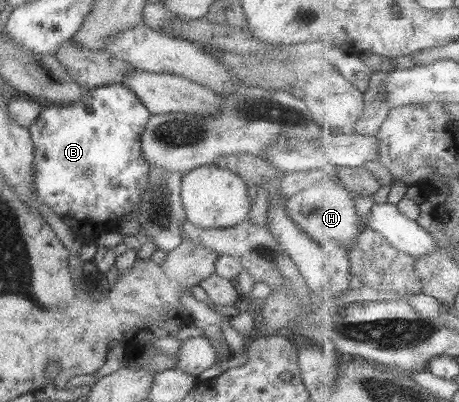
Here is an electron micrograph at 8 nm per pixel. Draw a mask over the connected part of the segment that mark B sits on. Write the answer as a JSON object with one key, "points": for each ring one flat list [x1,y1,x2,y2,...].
{"points":[[122,83,108,84,86,91,84,98,75,104,45,104,43,112,38,119,27,129,34,146,34,163,33,163,33,184,37,190,37,194,44,200,45,206,53,210,70,228,71,232,78,237,84,239,85,236,95,241,104,232,113,232,119,230,119,221,125,214,130,214,136,210,142,195,146,191,147,179,150,175,150,165,143,157,143,148,141,137,146,129,147,123,151,116,149,110,144,106,140,99]]}

